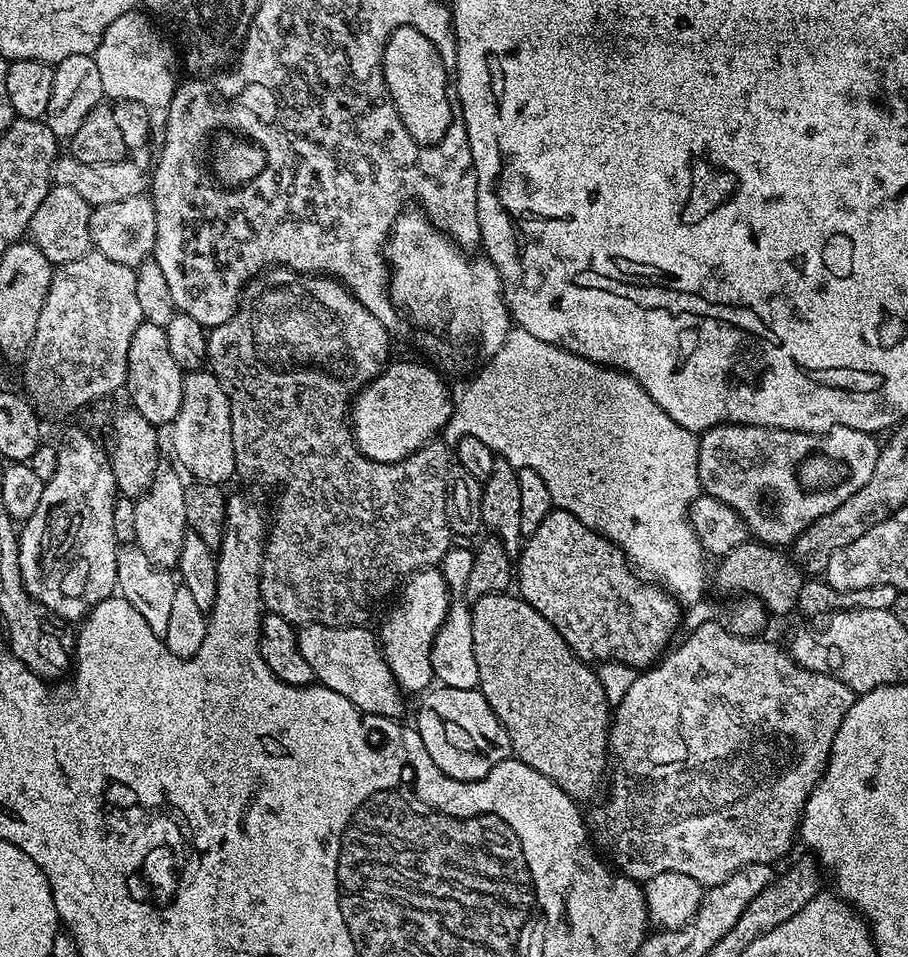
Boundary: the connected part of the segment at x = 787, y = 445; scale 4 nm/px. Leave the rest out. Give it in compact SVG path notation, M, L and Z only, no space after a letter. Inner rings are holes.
M720 424L716 428L710 428L699 437L700 449L698 450L698 478L701 489L707 495L726 502L726 506L734 509L746 522L749 533L759 543L773 546L788 546L802 530L809 528L822 514L830 514L850 494L858 494L866 482L870 482L870 474L874 474L874 466L880 457L881 445L876 444L877 437L867 432L859 432L853 428L834 428L834 438L826 432L826 440L819 438L808 438L808 432L795 432L794 430L782 430L781 428L752 428L749 424ZM810 448L824 448L834 456L844 456L844 460L850 464L848 468L840 470L840 476L836 472L794 482L792 466L796 460L800 460Z

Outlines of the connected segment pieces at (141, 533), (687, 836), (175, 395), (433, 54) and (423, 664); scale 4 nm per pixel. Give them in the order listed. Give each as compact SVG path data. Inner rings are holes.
M167 466L157 468L152 485L132 506L132 525L136 531L135 547L140 548L142 554L146 554L150 562L154 562L154 566L165 570L175 569L179 565L184 533L188 528L184 502L186 484L185 481L180 481L181 473L175 467L173 468L167 468Z
M712 620L705 624L704 621L697 623L696 628L685 636L685 640L680 645L677 643L663 659L643 669L637 675L634 686L626 690L626 698L615 705L608 733L611 760L608 801L601 808L593 810L592 820L590 816L590 839L606 857L607 863L620 875L629 876L631 880L645 882L656 874L673 871L694 878L700 885L711 886L726 882L730 874L747 864L775 865L775 860L782 859L791 850L792 840L794 844L798 836L804 803L824 775L828 755L832 753L832 743L850 710L854 693L827 672L815 672L802 667L785 649L783 652L778 645L771 644L765 638L736 636L723 623L715 624Z
M145 320L138 326L138 330L134 330L134 338L130 338L126 393L128 392L129 398L132 399L129 400L131 407L135 408L138 414L142 414L146 422L157 426L171 425L172 419L182 406L184 378L185 373L170 354L163 327Z
M399 27L392 32L381 51L381 68L384 71L384 80L387 83L388 93L391 94L395 110L400 121L406 126L407 133L424 147L437 144L445 136L446 130L452 124L449 98L446 97L446 74L437 50L424 34L413 27Z
M424 569L408 578L403 585L398 606L385 620L378 639L384 660L391 668L392 676L403 691L425 691L433 681L431 648L434 638L443 624L450 605L450 593L439 569Z

